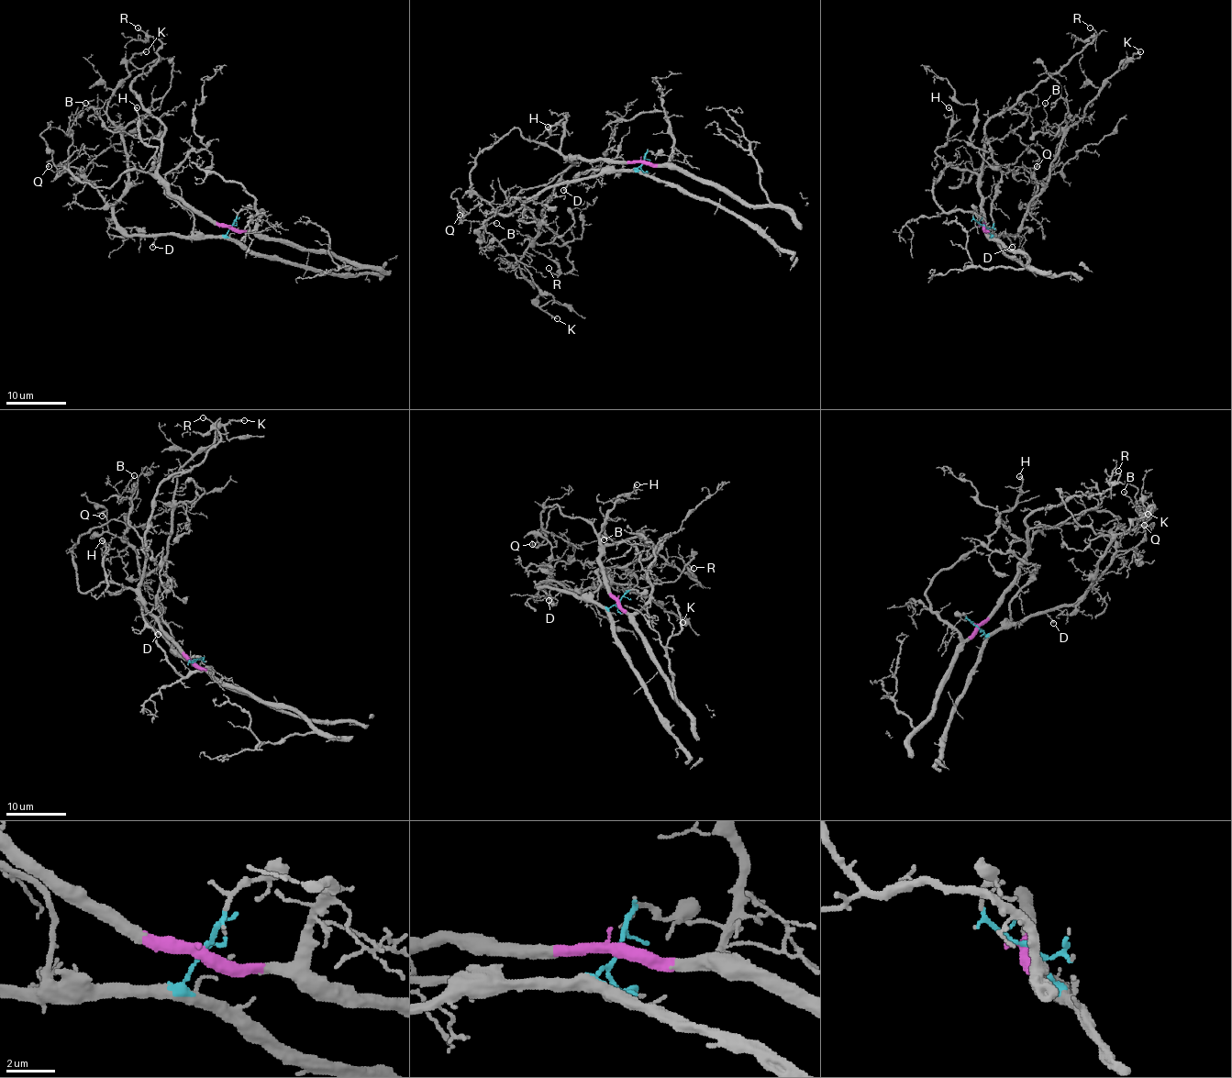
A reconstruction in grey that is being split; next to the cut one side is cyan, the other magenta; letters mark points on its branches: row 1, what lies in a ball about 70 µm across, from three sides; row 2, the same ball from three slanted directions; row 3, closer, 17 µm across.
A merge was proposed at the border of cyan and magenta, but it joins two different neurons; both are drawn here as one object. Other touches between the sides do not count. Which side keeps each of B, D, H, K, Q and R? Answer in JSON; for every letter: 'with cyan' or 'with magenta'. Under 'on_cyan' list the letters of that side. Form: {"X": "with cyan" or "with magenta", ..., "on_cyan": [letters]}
{"B": "with cyan", "D": "with cyan", "H": "with magenta", "K": "with cyan", "Q": "with cyan", "R": "with magenta", "on_cyan": ["B", "D", "K", "Q"]}

